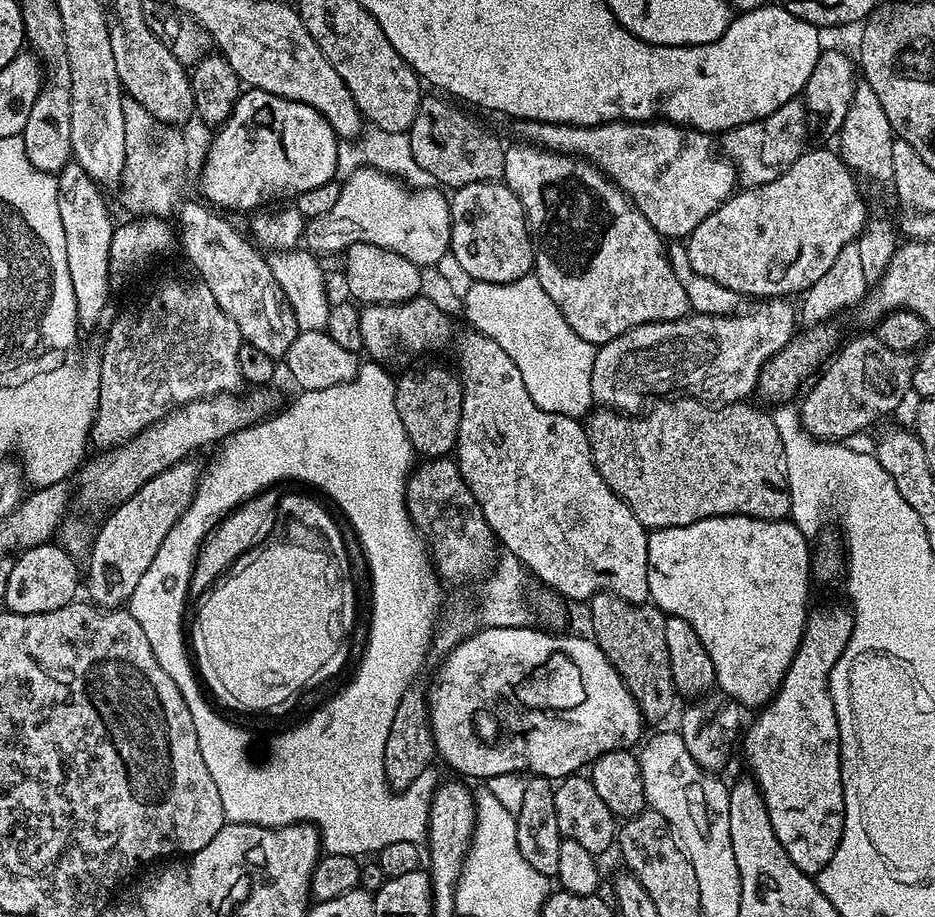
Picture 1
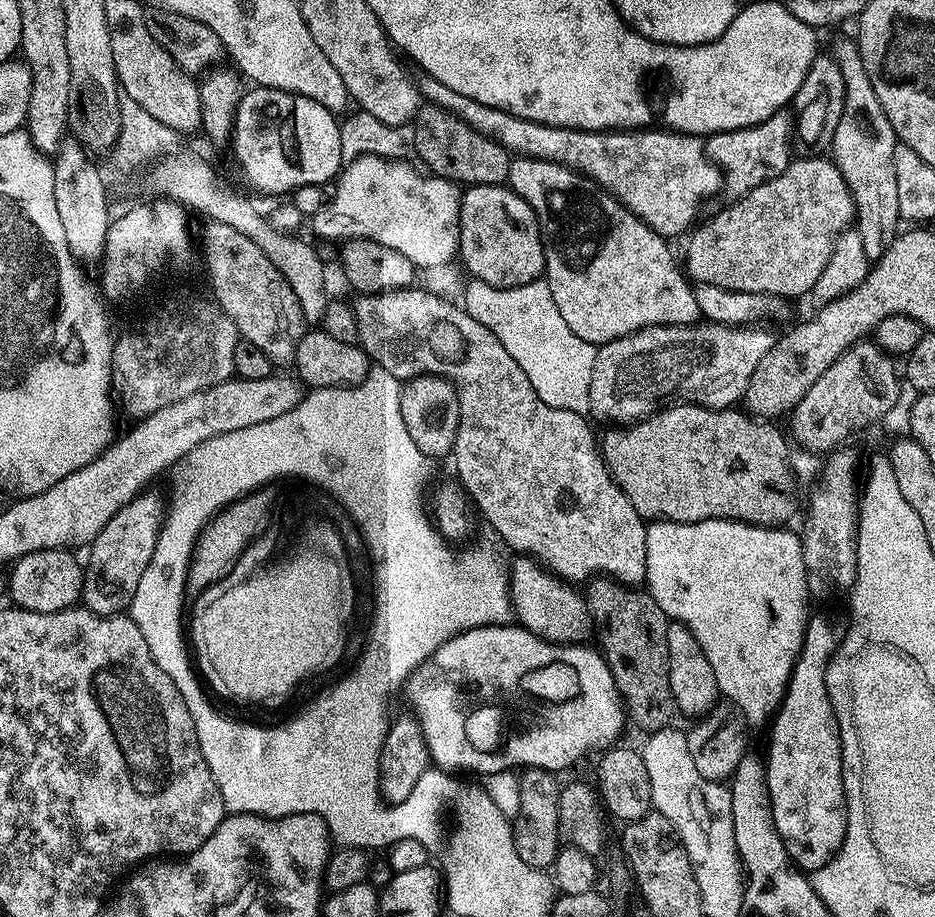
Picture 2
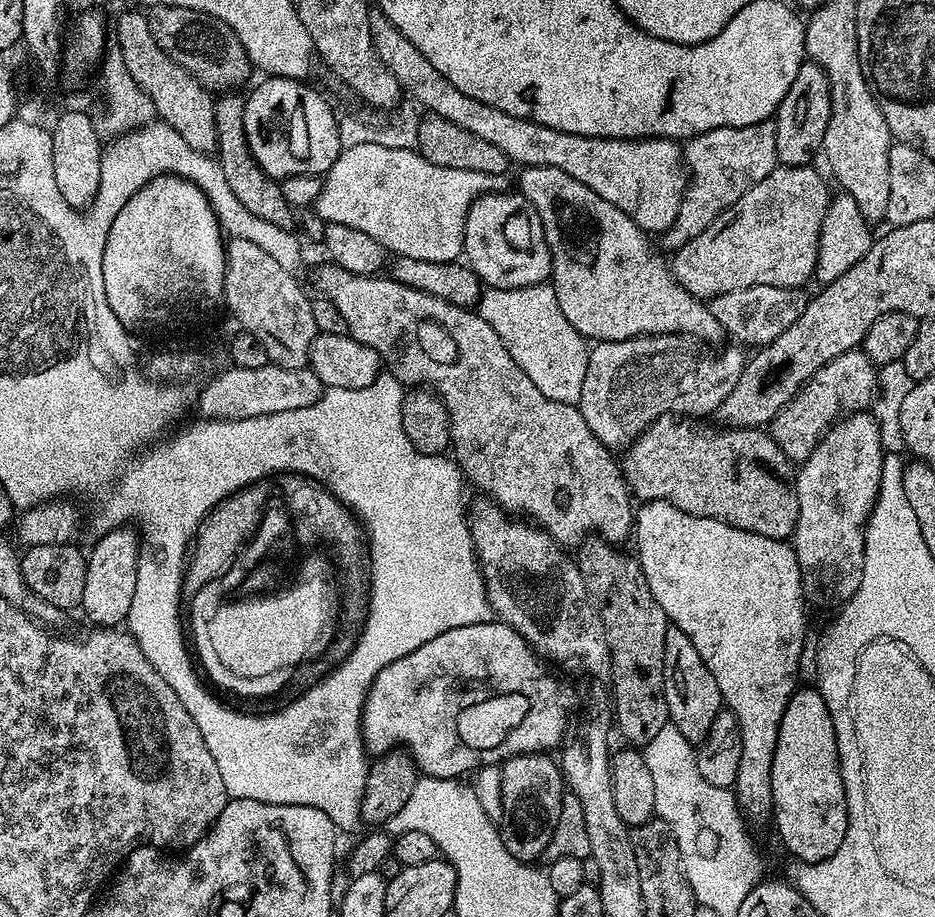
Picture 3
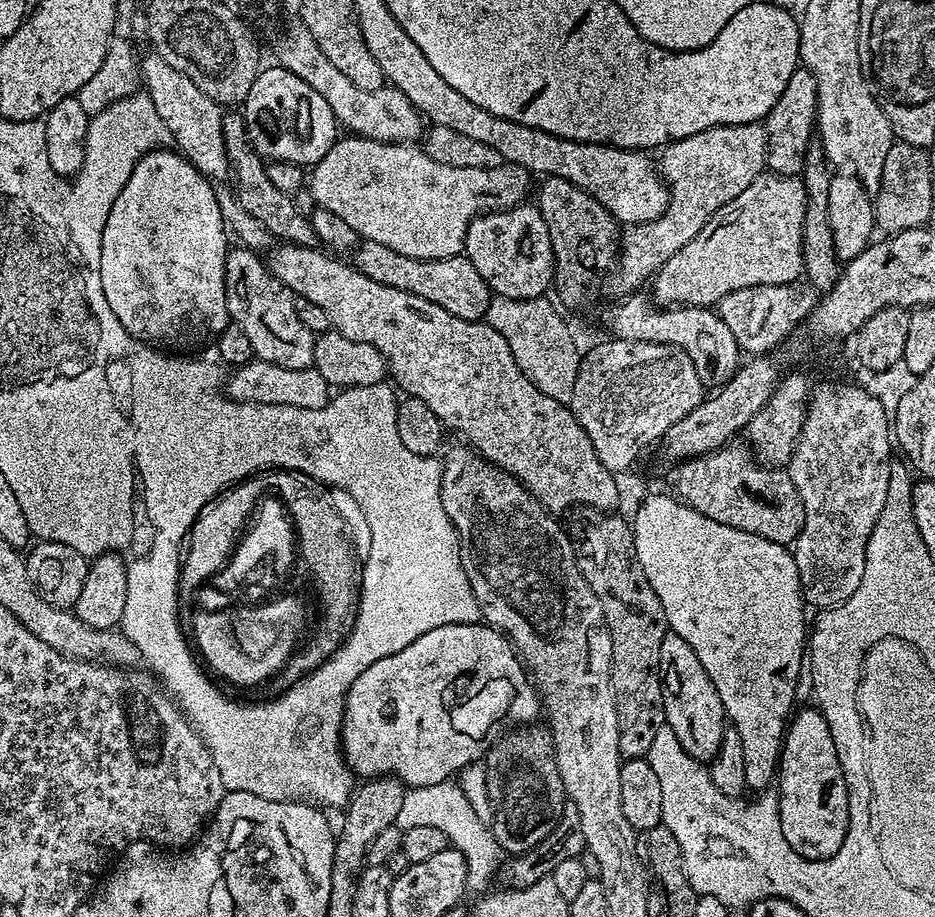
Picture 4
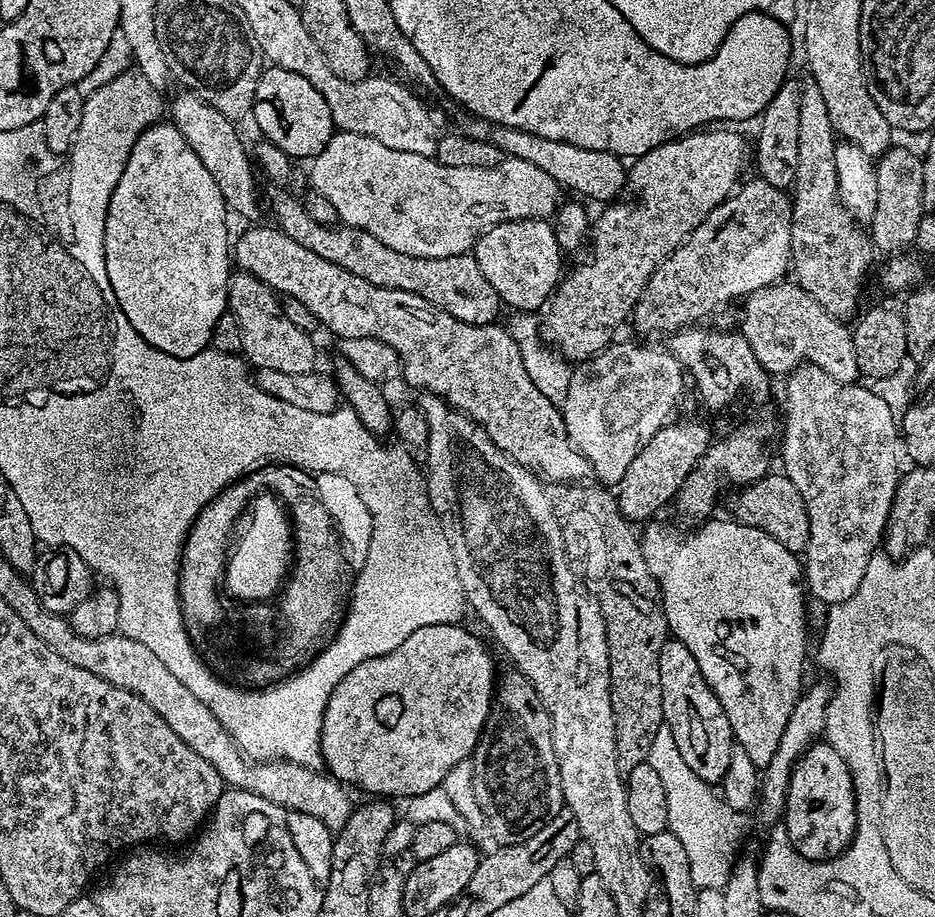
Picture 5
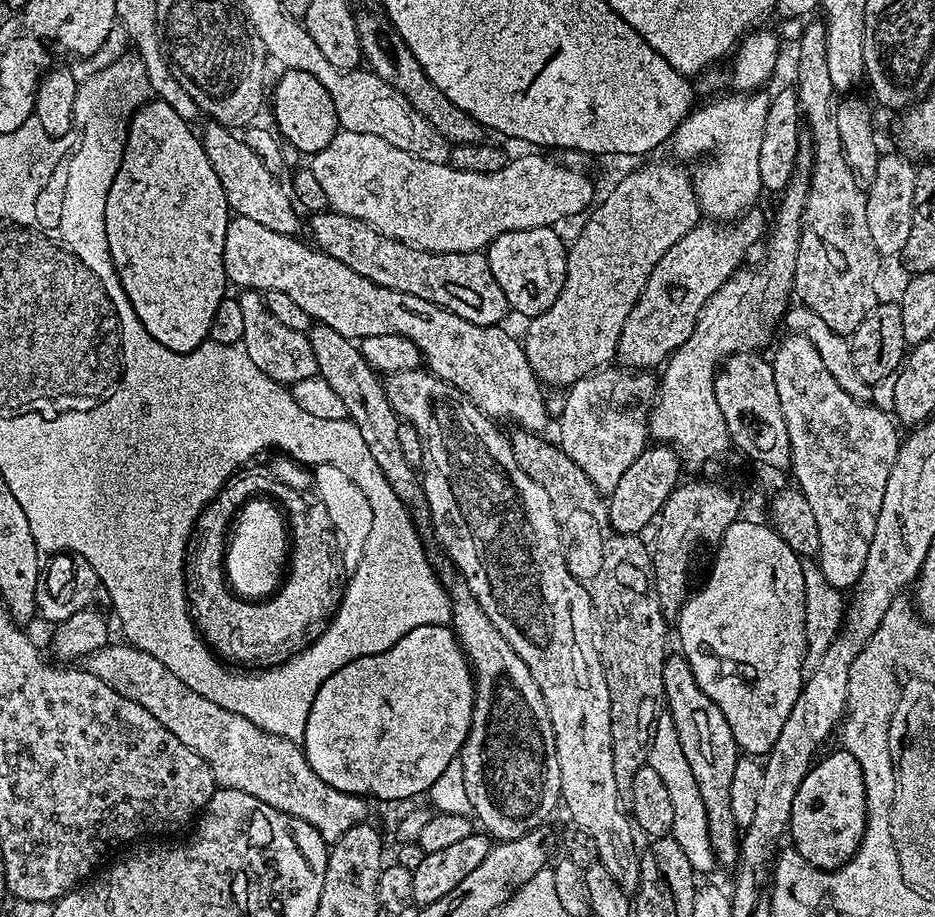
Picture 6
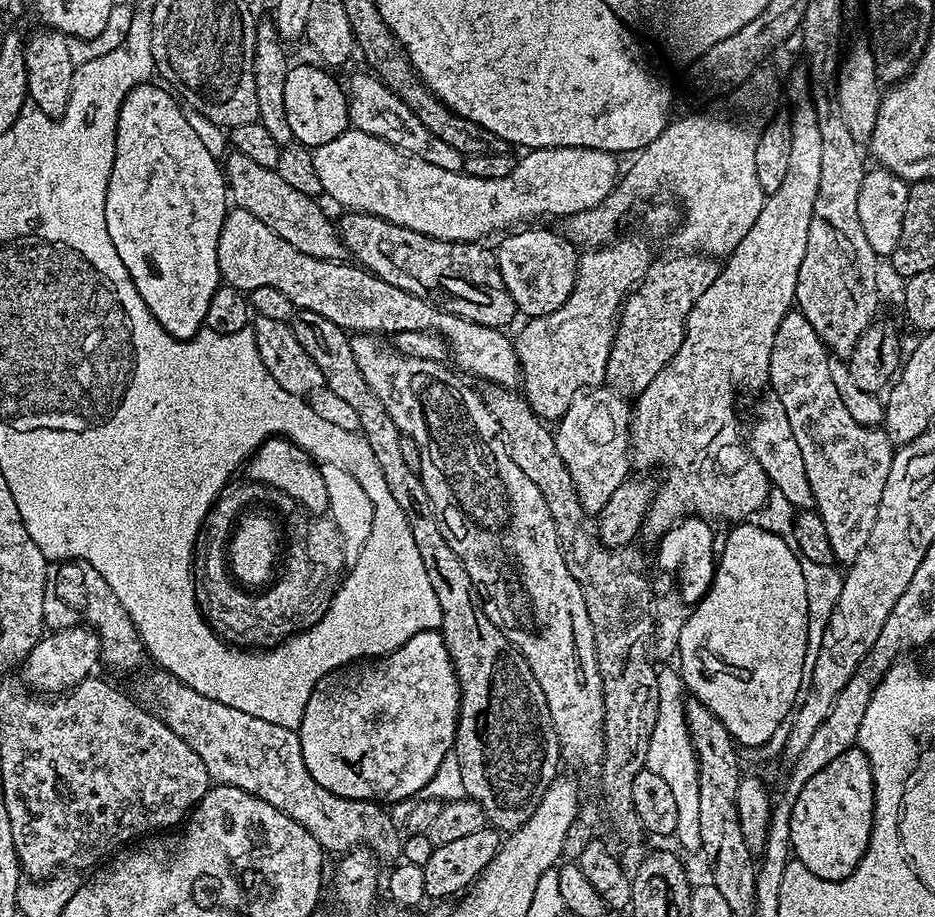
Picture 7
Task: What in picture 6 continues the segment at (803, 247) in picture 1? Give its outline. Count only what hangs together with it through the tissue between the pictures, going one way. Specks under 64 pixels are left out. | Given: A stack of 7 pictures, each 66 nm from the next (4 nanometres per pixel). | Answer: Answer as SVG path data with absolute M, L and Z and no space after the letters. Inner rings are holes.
M756 211L745 212L735 222L701 222L658 258L658 266L654 266L634 310L626 318L626 326L622 326L618 353L621 365L632 370L659 369L694 334L702 306L742 267L748 248L765 235L766 216L764 220Z

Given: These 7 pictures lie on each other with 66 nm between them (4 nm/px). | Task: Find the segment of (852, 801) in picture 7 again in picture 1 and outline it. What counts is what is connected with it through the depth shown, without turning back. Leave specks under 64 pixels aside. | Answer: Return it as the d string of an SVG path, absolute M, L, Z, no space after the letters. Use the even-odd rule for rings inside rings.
M847 603L813 607L804 624L802 642L786 670L784 681L778 686L771 704L759 709L757 716L760 717L752 725L747 725L742 736L742 752L744 748L745 758L752 763L751 775L764 794L766 810L770 812L770 826L774 826L774 834L778 836L778 842L782 842L782 850L790 854L790 862L794 862L798 870L809 874L820 872L826 862L834 858L834 850L838 850L844 833L840 731L828 683L830 670L834 670L834 662L838 662L842 650L846 650L851 633L852 610Z

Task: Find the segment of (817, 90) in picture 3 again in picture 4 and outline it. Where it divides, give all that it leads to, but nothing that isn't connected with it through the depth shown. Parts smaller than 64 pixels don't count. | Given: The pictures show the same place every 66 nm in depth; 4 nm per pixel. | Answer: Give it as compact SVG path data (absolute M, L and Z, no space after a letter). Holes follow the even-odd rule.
M798 67L794 70L794 74L790 74L790 82L786 82L786 90L782 90L782 98L778 98L778 102L774 102L774 110L770 110L770 114L764 117L762 123L766 130L766 138L768 139L768 163L767 171L774 172L778 176L794 176L799 177L804 170L804 159L810 147L808 141L808 127L813 127L814 117L816 113L816 103L818 102L818 82L814 80L814 74L810 74L810 70L806 67Z

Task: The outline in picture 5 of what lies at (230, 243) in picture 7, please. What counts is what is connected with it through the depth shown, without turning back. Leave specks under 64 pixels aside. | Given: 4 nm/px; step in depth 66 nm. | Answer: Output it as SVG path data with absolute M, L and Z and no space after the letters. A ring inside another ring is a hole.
M275 226L248 228L237 240L235 237L234 260L240 263L237 265L243 271L269 284L281 297L298 298L298 302L302 302L310 314L317 316L321 325L325 329L328 327L336 338L378 338L378 342L386 342L386 346L398 354L402 380L412 388L441 396L456 411L464 412L475 424L486 430L498 450L505 452L523 468L539 474L545 481L580 482L589 475L588 460L572 445L566 434L563 411L557 404L550 402L550 398L546 398L546 394L542 394L534 382L530 382L522 354L507 327L499 328L496 322L467 324L449 312L443 312L437 304L431 304L414 294L406 294L406 290L374 286L366 282L366 278L358 278L358 274L350 274L350 270L342 270L342 266L334 266L334 262L318 258L318 254L306 250L306 246L298 246L294 238Z

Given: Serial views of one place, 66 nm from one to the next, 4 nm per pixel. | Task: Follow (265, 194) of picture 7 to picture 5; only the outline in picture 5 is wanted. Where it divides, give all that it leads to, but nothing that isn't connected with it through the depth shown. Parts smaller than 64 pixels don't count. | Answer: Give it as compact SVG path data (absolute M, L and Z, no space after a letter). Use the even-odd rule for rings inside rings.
M180 90L180 93L170 100L168 114L171 123L186 138L187 144L198 154L198 158L202 159L206 170L213 175L229 211L235 215L254 215L258 210L257 173L253 159L249 151L247 154L236 130L237 125L205 100L198 98L198 94L187 90Z

